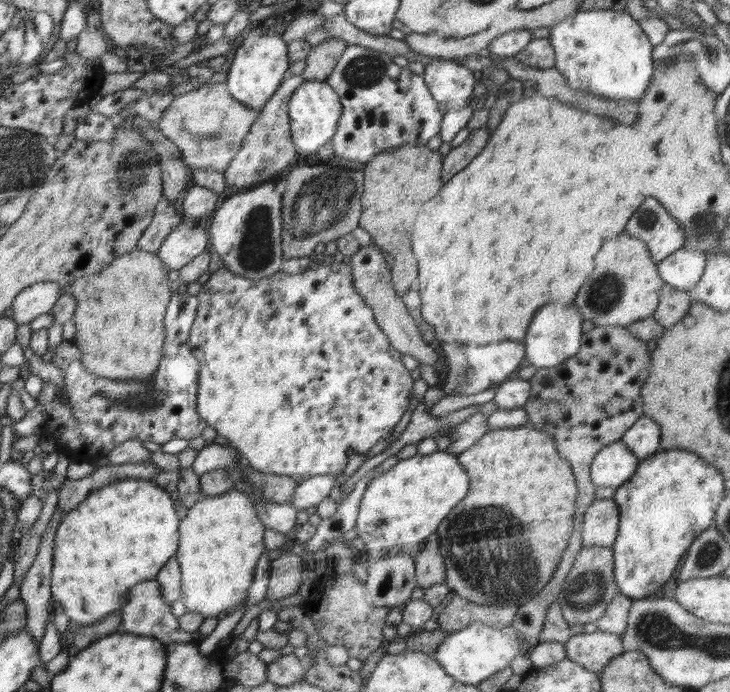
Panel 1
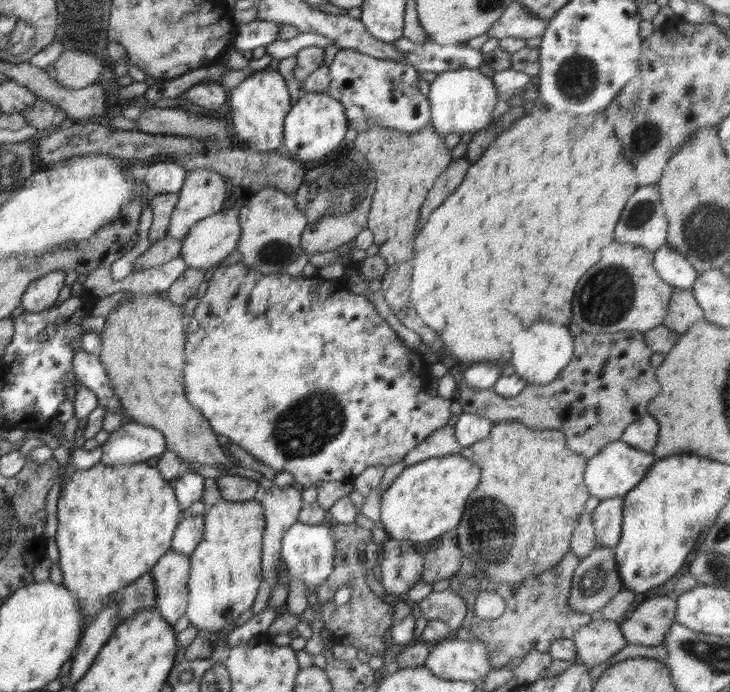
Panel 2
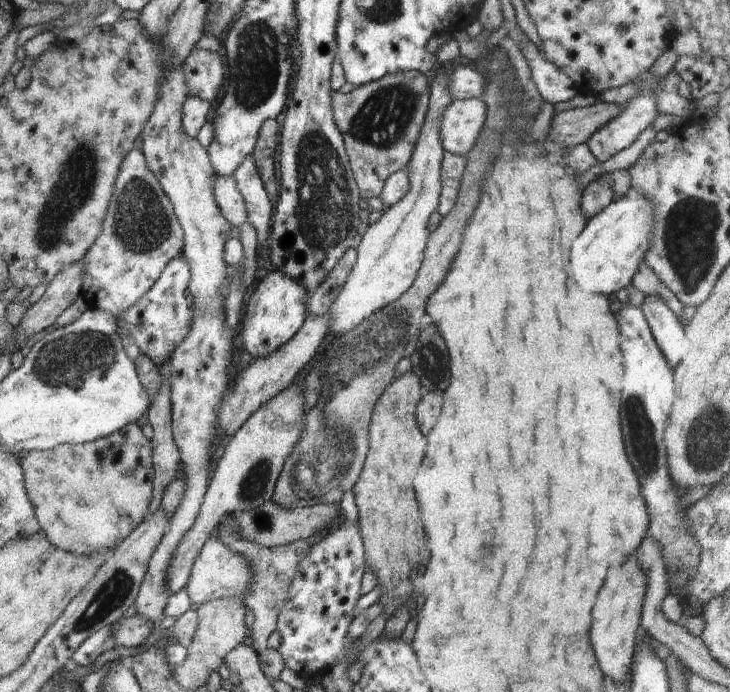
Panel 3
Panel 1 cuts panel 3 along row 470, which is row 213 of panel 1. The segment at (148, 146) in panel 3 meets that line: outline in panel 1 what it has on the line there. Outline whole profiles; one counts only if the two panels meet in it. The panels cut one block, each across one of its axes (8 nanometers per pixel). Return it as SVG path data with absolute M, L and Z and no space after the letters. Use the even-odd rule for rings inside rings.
M191 183L179 200L179 209L186 220L193 220L211 213L217 208L218 194L207 187Z

